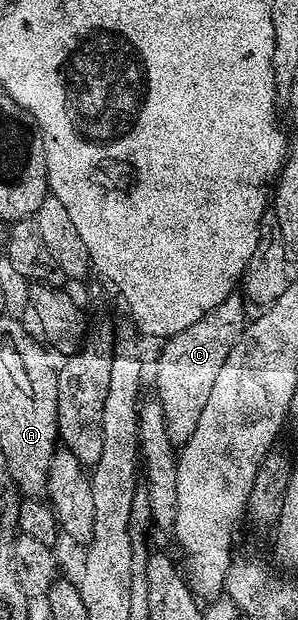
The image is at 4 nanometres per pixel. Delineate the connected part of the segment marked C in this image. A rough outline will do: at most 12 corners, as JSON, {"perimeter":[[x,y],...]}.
{"perimeter":[[234,295],[157,357],[156,400],[187,443],[247,324]]}

